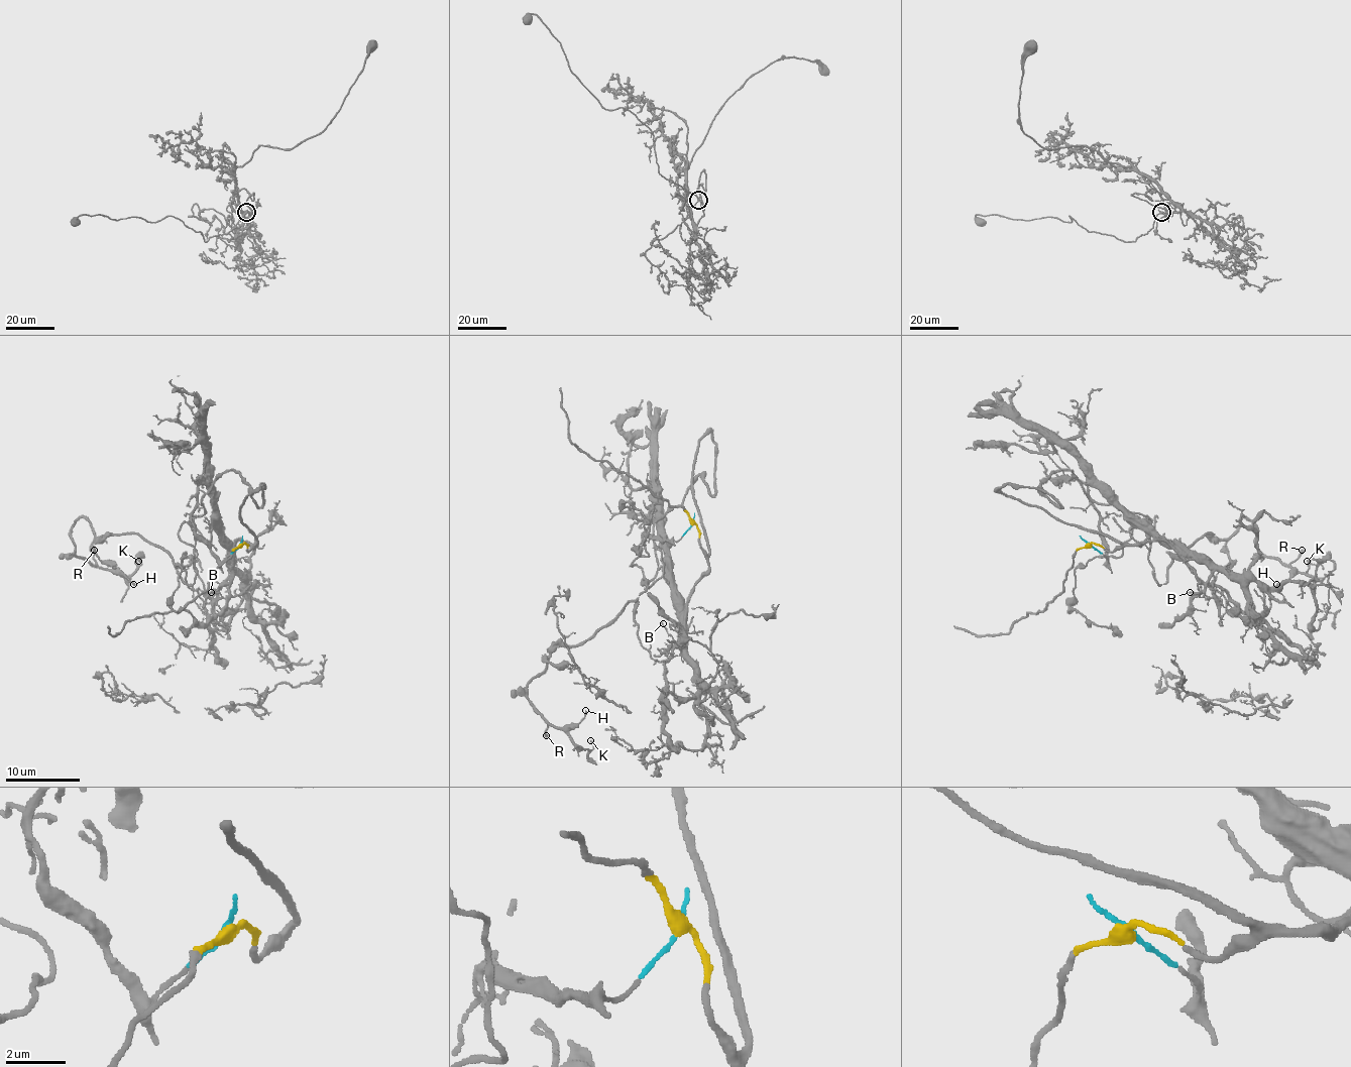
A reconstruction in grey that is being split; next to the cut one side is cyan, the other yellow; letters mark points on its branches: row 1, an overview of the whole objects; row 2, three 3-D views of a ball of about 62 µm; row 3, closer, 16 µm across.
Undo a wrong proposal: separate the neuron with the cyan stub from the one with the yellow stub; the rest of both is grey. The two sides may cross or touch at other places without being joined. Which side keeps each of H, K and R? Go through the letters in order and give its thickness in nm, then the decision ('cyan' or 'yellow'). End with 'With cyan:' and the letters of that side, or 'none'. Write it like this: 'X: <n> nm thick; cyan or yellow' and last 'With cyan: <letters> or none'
H: 130 nm thick; yellow
K: 140 nm thick; yellow
R: 280 nm thick; yellow
With cyan: none

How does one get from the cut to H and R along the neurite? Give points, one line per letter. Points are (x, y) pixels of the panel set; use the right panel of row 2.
H: (1090, 544), (1120, 544), (1001, 489), (1060, 506), (1070, 469), (1147, 517), (1159, 584), (1246, 517), (1276, 584)
R: (1090, 544), (1120, 544), (1001, 489), (1060, 506), (1070, 469), (1147, 517), (1159, 584), (1246, 517), (1303, 549)

